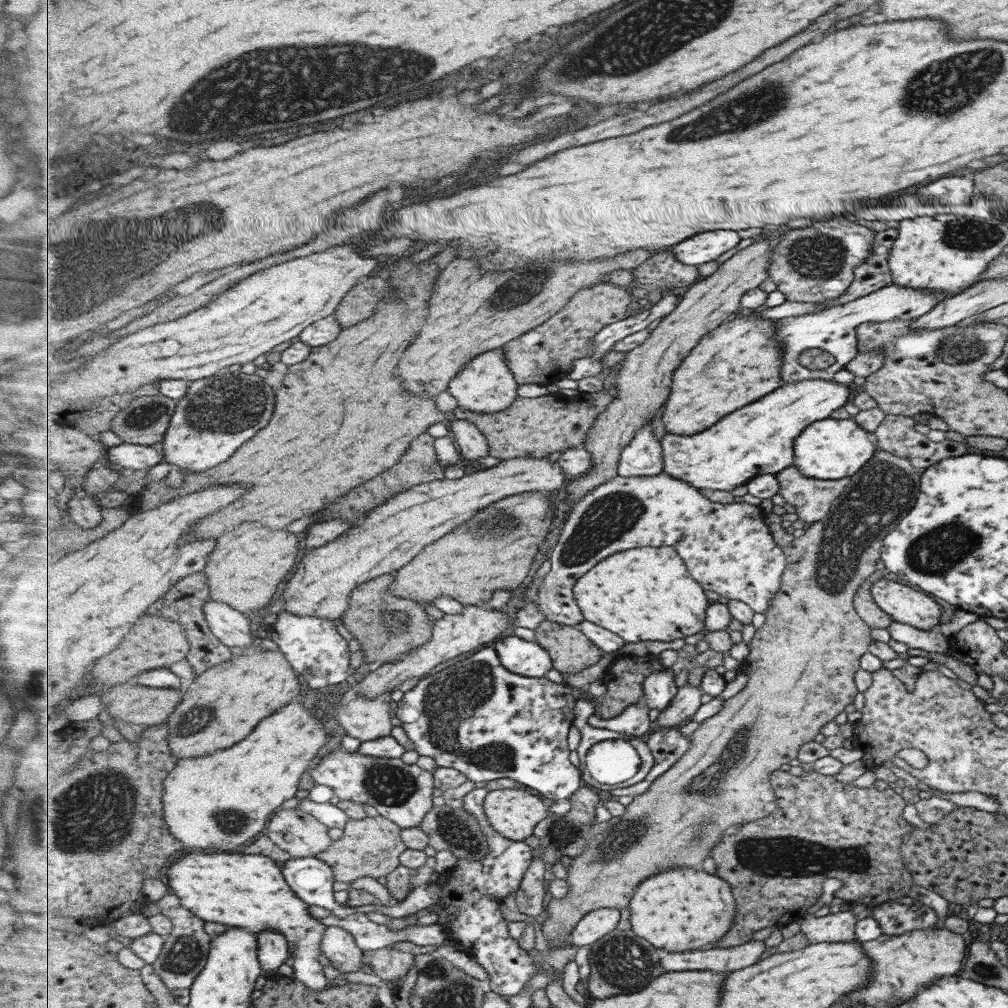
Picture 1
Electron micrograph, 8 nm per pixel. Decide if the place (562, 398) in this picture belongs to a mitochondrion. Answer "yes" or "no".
no

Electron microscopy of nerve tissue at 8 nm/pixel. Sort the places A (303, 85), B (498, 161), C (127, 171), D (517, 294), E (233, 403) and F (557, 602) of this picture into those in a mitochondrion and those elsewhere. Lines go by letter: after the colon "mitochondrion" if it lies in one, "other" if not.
A: mitochondrion
B: other
C: other
D: mitochondrion
E: mitochondrion
F: other

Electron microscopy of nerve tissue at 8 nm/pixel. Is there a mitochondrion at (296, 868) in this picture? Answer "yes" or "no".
no

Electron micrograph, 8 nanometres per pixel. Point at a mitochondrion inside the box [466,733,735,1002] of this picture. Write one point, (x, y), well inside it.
(624, 962)

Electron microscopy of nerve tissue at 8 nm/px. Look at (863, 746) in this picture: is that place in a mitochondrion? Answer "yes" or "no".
no

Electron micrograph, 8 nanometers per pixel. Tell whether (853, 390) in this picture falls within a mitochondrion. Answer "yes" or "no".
no

